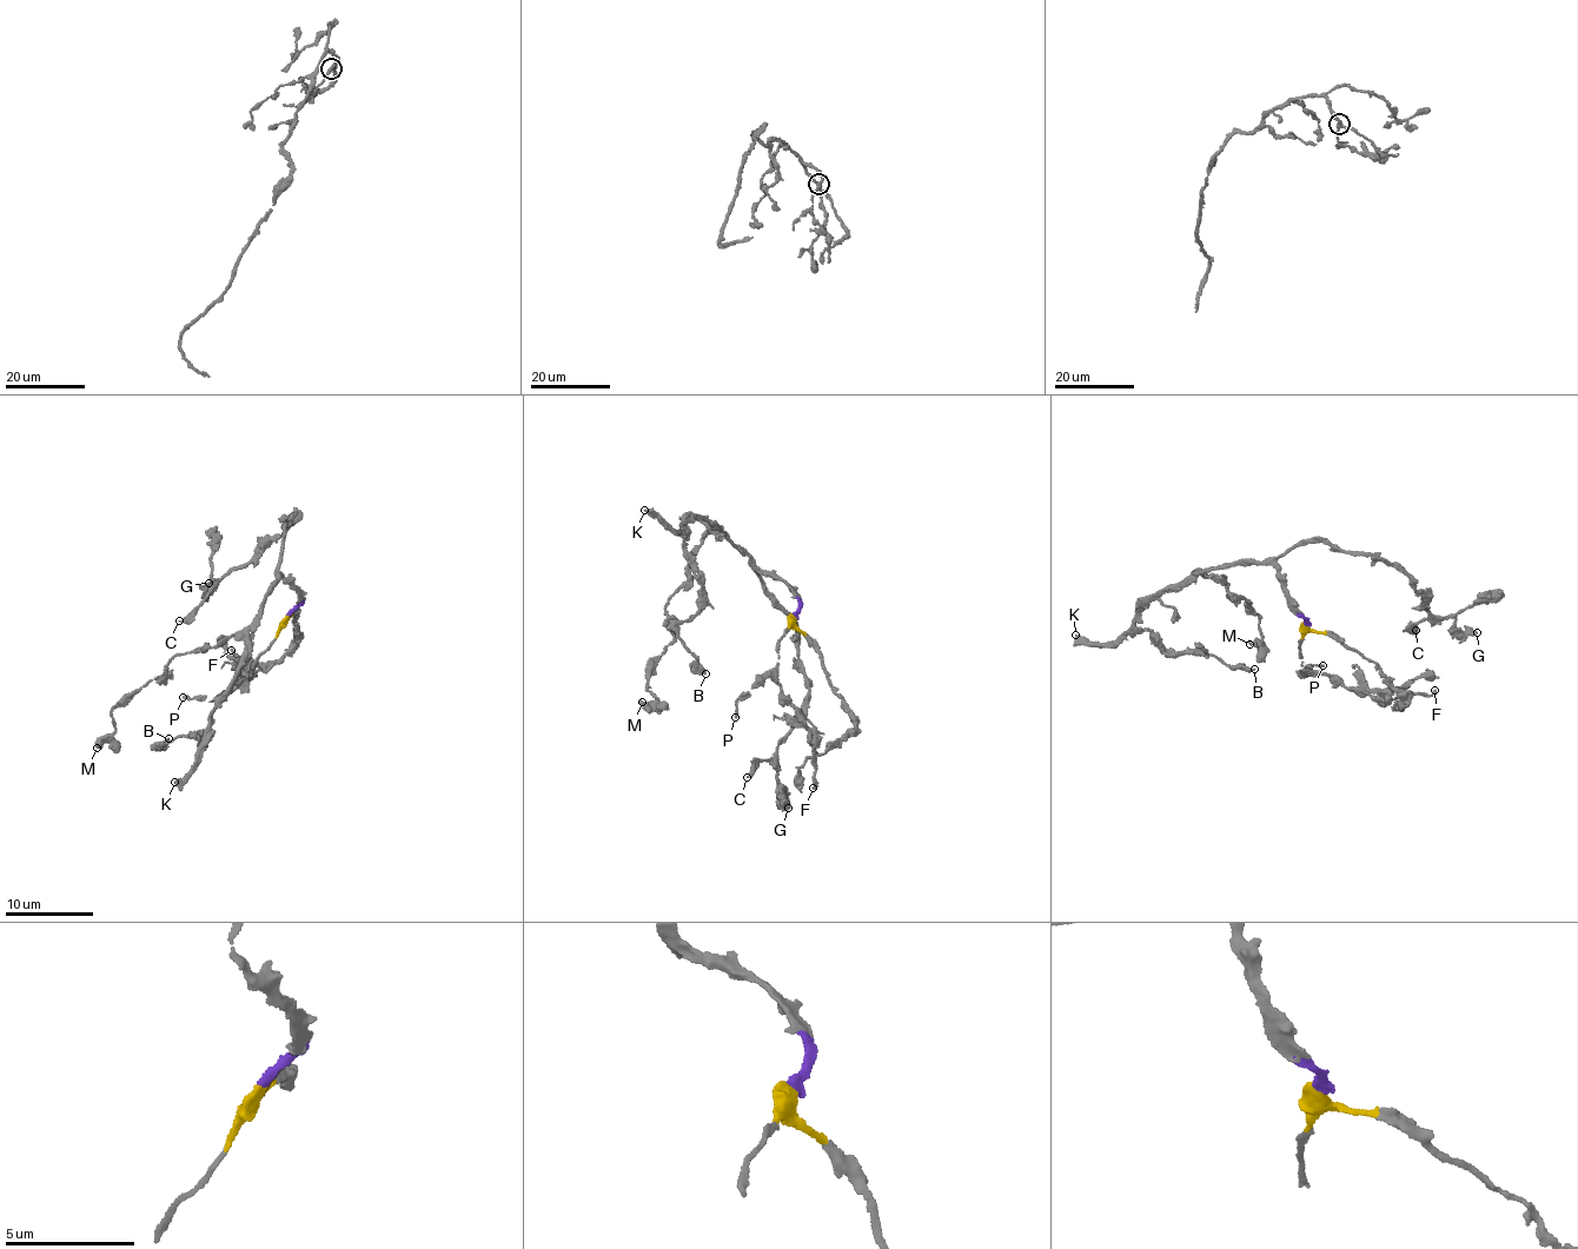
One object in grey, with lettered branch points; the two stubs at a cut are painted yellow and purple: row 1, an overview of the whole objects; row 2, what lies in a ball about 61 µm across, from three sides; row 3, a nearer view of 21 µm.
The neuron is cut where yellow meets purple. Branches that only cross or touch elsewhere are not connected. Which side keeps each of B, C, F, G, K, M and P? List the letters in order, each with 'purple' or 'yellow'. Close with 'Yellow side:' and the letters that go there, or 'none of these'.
B: purple
C: purple
F: yellow
G: purple
K: purple
M: purple
P: yellow
Yellow side: F, P

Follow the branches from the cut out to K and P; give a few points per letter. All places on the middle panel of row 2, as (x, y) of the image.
K: (791, 616), (799, 606), (791, 589), (755, 565), (727, 532), (694, 519), (683, 527), (684, 535), (644, 509)
P: (791, 616), (855, 726), (814, 753), (813, 730), (767, 677), (737, 701), (736, 718)

